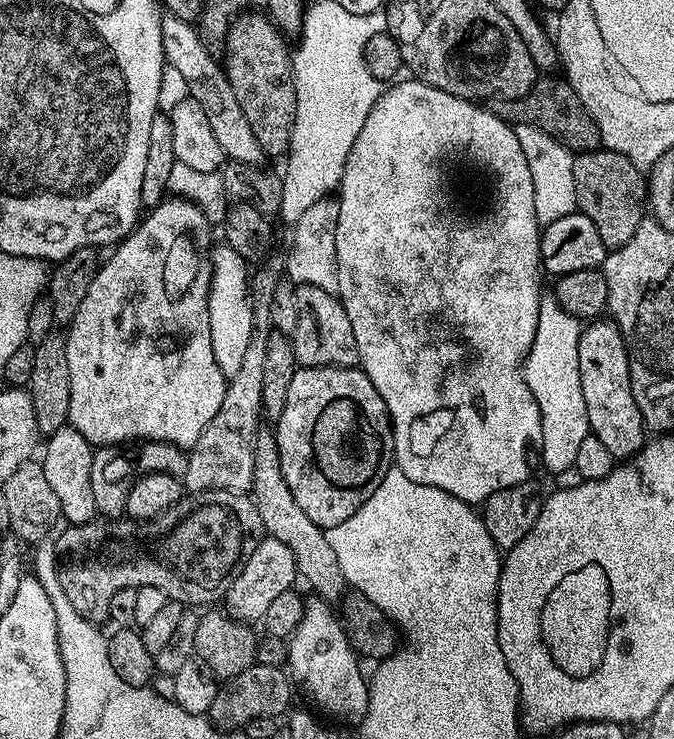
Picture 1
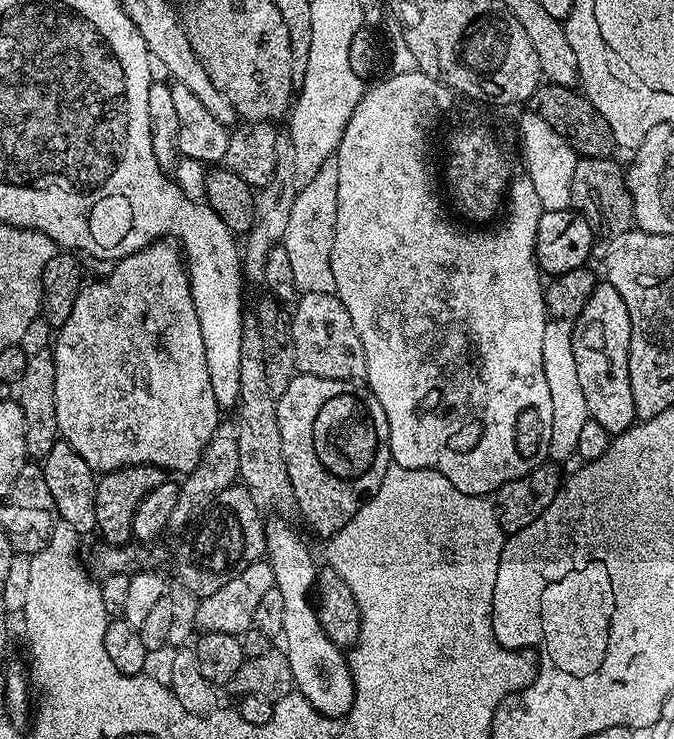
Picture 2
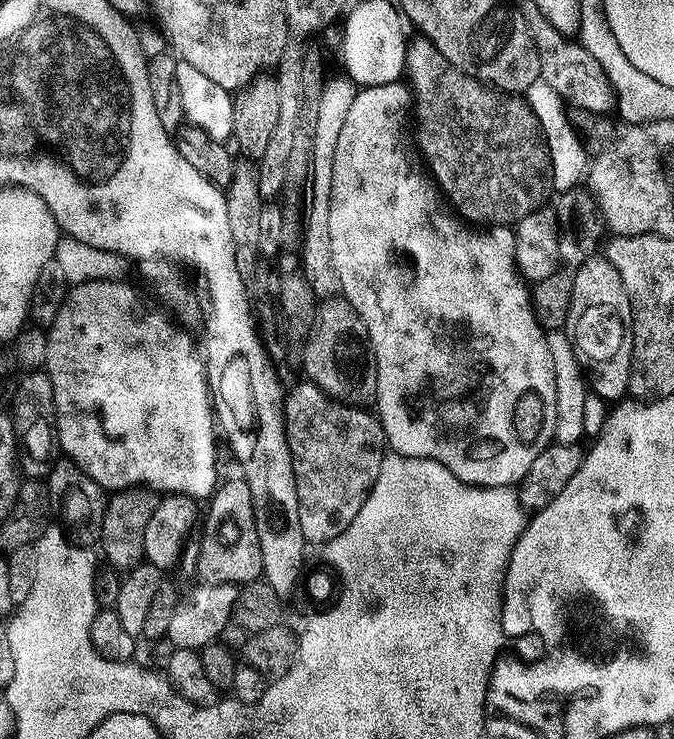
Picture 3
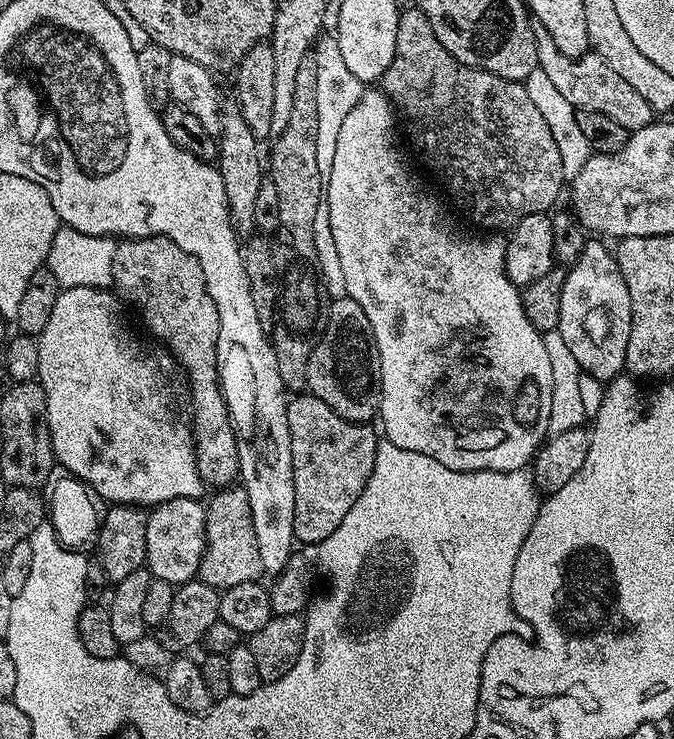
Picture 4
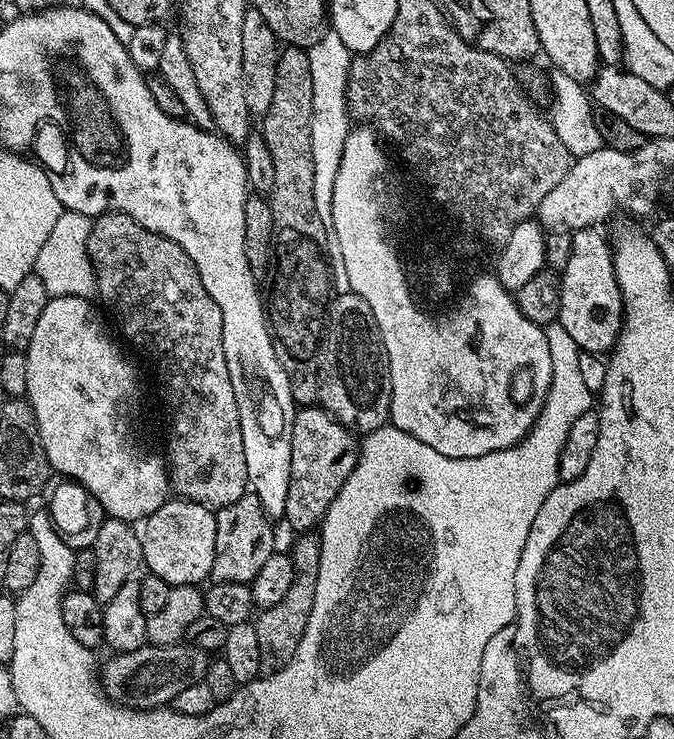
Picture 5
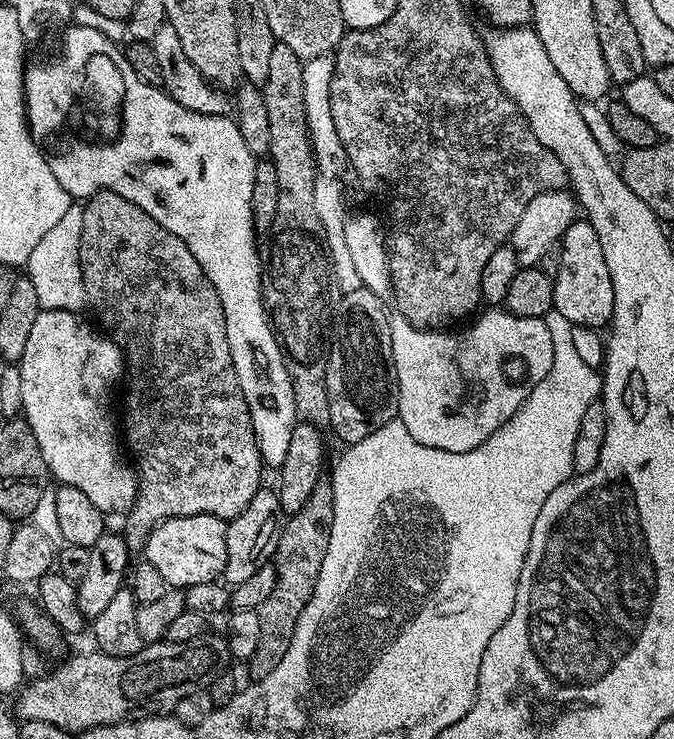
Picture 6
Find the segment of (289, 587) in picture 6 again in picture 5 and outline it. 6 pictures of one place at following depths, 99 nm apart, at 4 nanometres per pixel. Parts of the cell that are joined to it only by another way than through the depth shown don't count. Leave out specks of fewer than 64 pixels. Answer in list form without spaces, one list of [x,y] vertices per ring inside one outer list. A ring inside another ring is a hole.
[[[300,534],[295,539],[296,545],[290,548],[290,555],[294,562],[296,577],[294,583],[290,585],[289,593],[282,598],[282,602],[278,602],[278,606],[263,609],[254,620],[258,630],[260,671],[264,674],[277,672],[288,665],[294,650],[298,650],[298,642],[302,642],[302,634],[306,634],[306,622],[310,622],[310,610],[314,610],[314,590],[320,565],[320,542],[312,534]]]

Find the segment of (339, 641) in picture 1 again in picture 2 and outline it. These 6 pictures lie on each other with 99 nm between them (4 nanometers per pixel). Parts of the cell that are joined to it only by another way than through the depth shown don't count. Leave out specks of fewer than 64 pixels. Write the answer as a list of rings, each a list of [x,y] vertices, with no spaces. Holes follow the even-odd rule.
[[[272,519],[264,526],[264,546],[268,565],[274,574],[274,586],[278,594],[282,594],[282,648],[288,657],[292,683],[295,691],[324,716],[344,716],[352,708],[356,691],[347,655],[328,637],[326,630],[322,630],[310,595],[318,564],[312,561],[311,550],[300,541],[299,534],[287,524],[287,519]]]

